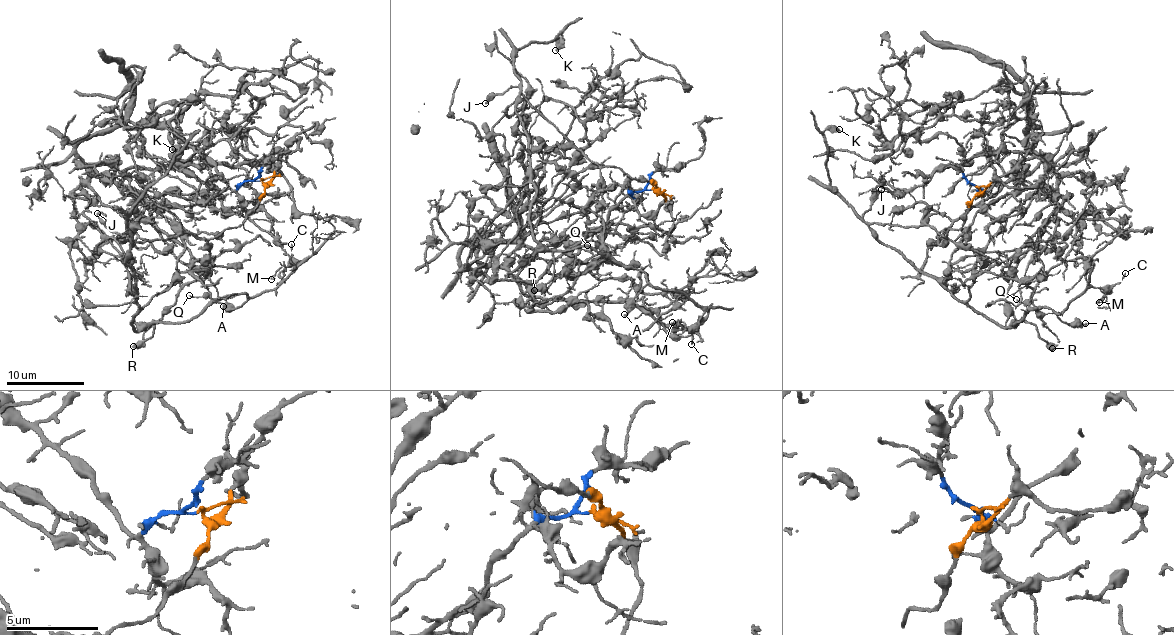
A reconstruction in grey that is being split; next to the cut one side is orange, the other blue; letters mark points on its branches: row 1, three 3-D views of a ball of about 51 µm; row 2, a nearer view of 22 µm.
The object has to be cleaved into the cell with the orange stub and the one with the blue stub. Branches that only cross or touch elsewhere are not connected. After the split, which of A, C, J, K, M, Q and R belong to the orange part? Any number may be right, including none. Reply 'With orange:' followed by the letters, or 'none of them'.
With orange: A, C, J, K, M, Q, R

